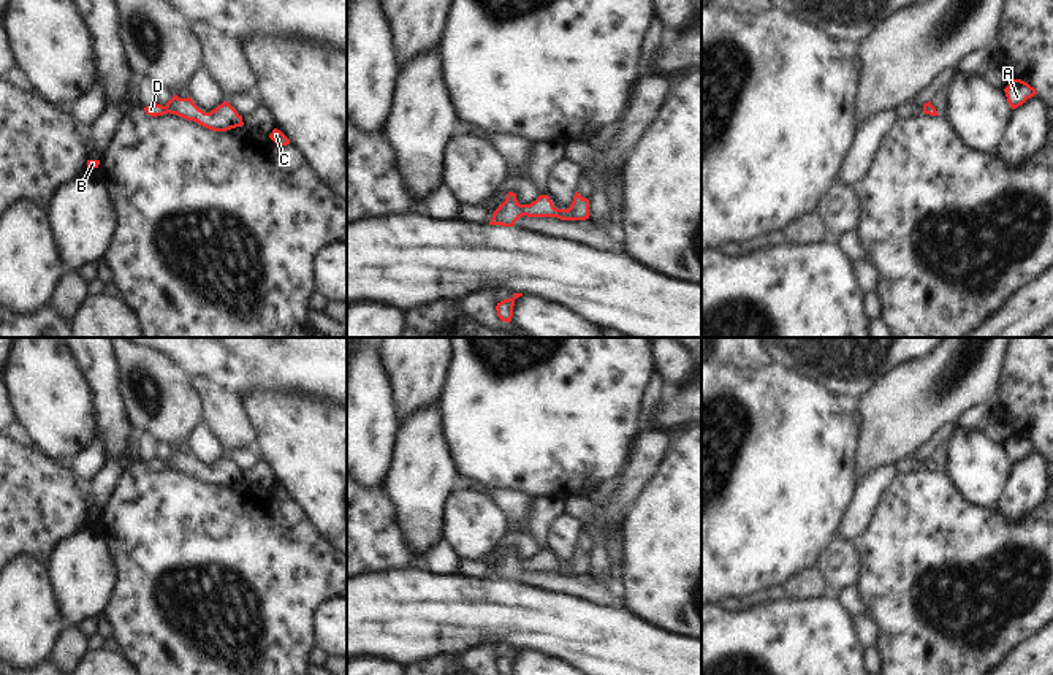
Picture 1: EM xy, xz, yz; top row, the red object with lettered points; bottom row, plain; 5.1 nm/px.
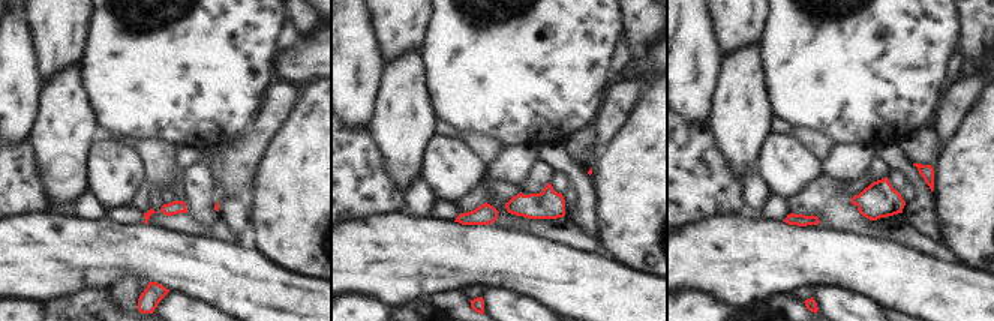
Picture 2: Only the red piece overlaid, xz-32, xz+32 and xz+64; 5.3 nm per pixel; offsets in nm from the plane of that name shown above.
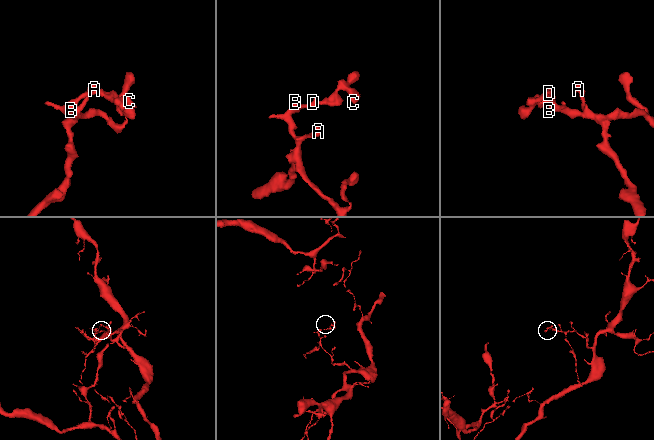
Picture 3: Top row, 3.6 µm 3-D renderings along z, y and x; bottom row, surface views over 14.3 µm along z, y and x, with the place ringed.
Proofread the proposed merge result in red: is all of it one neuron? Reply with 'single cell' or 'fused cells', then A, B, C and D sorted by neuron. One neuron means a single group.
single cell; groups A B C D

